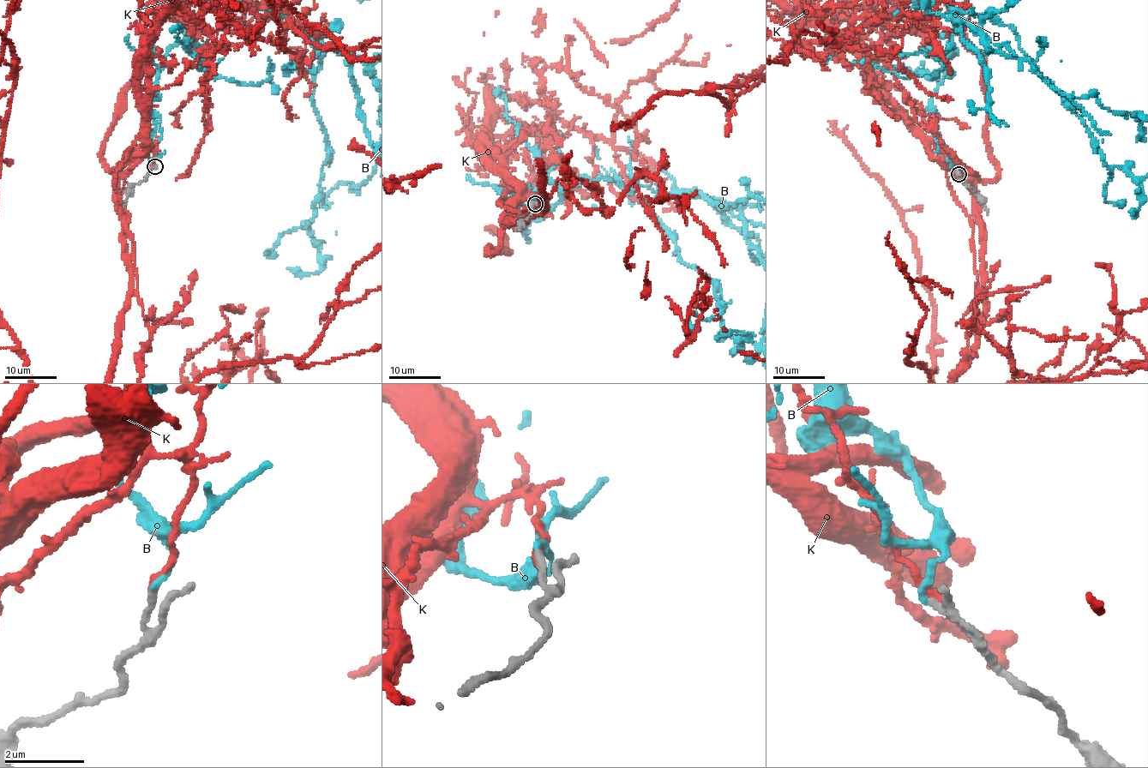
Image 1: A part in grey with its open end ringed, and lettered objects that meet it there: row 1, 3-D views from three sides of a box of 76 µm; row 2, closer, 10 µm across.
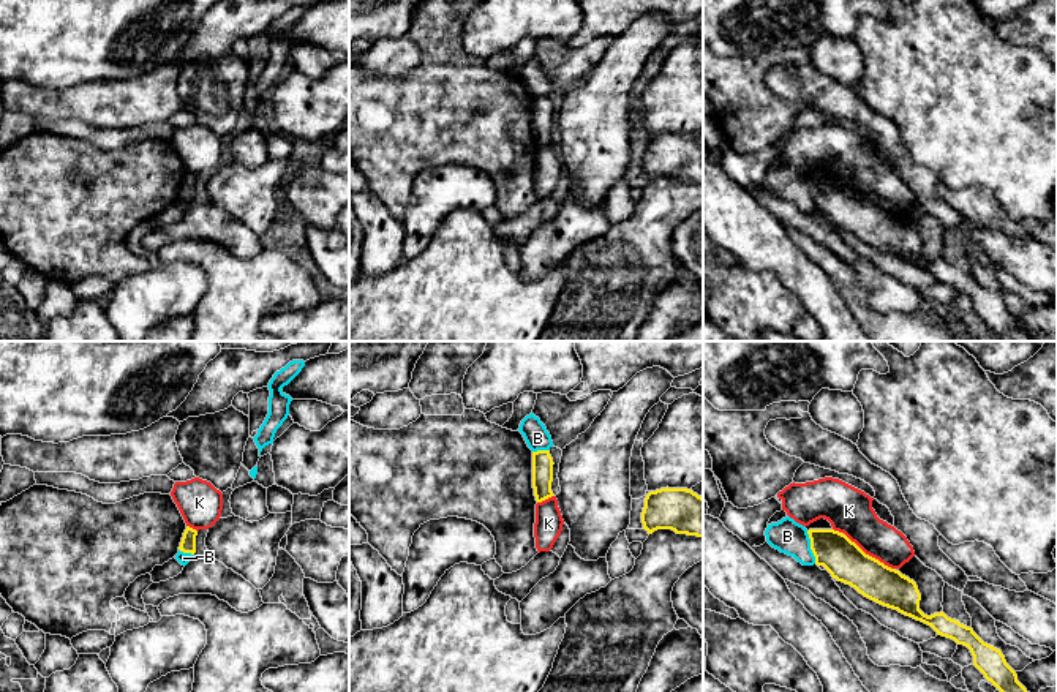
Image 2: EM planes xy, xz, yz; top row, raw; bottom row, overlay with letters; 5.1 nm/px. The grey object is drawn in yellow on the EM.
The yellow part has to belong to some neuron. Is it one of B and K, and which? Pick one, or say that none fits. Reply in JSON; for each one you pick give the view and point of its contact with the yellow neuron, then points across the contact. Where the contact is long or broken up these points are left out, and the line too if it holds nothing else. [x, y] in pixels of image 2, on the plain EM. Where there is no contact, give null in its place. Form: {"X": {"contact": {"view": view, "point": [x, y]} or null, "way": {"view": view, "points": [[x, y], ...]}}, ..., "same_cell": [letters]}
{"same_cell": []}

